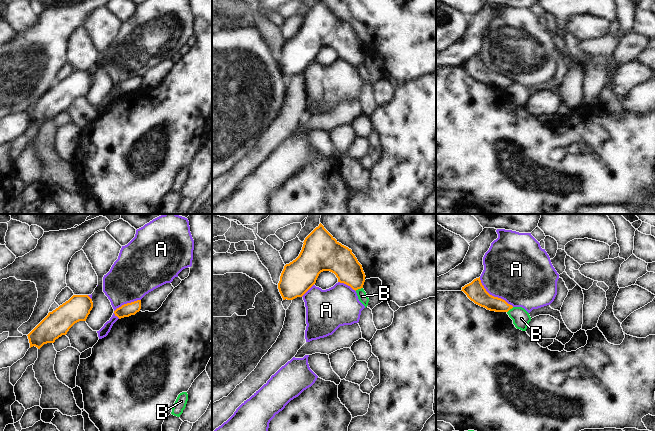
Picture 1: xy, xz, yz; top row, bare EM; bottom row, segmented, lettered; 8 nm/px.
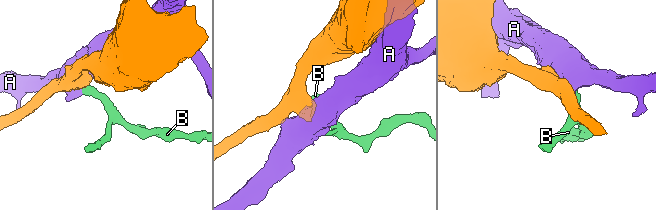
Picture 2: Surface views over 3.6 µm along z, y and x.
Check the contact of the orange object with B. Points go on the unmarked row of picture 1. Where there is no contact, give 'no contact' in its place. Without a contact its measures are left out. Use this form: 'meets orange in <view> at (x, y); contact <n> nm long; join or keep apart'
meets orange in xz at (358, 64); contact 70 nm long; keep apart

